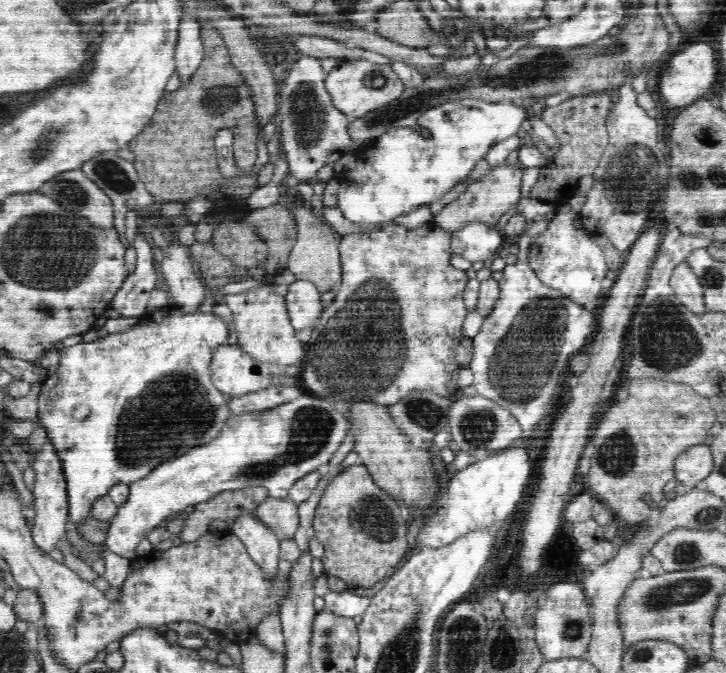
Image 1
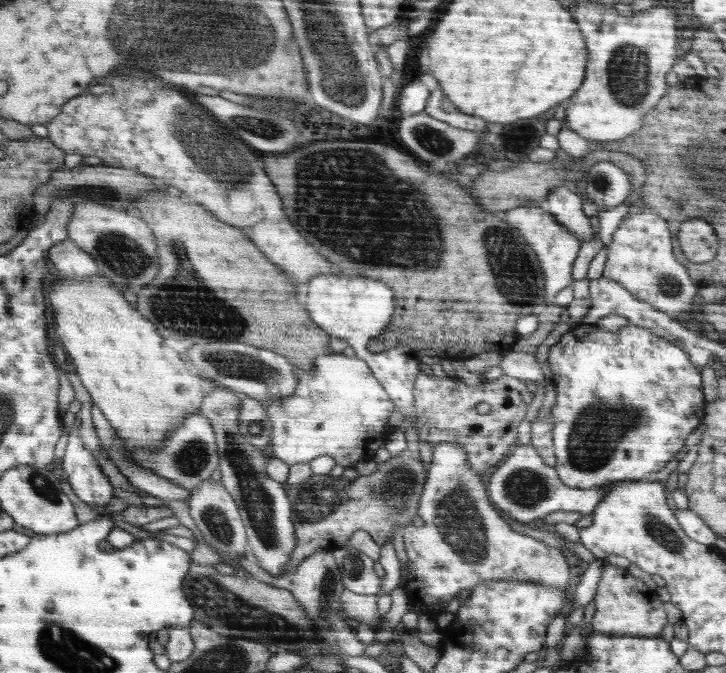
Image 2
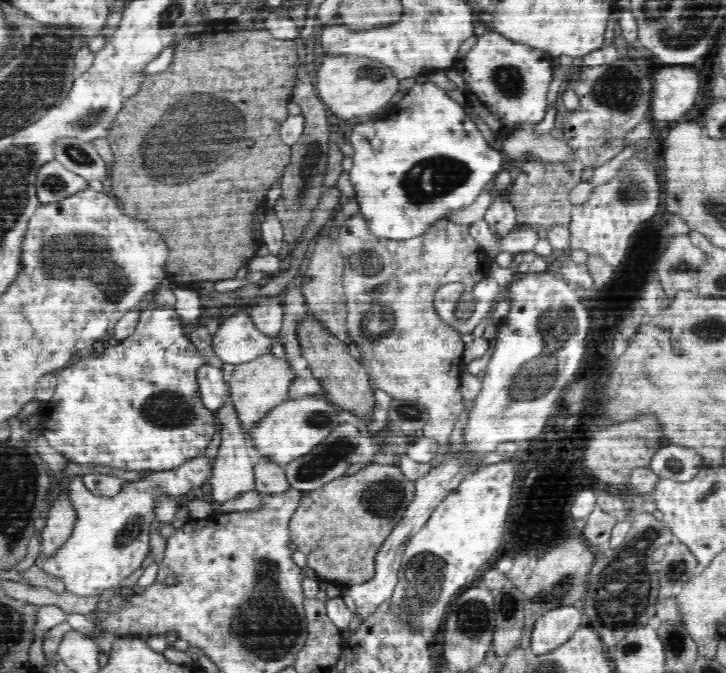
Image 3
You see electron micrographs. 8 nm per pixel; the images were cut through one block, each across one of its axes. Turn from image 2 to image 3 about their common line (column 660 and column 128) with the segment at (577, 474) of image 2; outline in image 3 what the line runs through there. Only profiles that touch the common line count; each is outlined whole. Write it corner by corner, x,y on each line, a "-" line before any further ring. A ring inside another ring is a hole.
149,304
149,306
143,307
135,332
126,341
120,341
116,346
109,347
101,355
92,354
88,358
77,358
68,367
59,369
56,372
55,393
50,401
42,402
42,409
38,414
38,430
46,437
47,442
54,450
58,451
60,455
64,454
72,462
78,462
78,464
130,468
130,470
162,471
168,468
178,468
190,458
200,456
202,451
208,448
208,444
210,444
212,436
218,428
215,412
206,409
206,406
202,405
201,396
199,395
197,370
207,363
208,357
202,356
201,350
198,350
197,346
192,345
192,342
190,342
187,330
178,319
176,310
173,307
153,307

